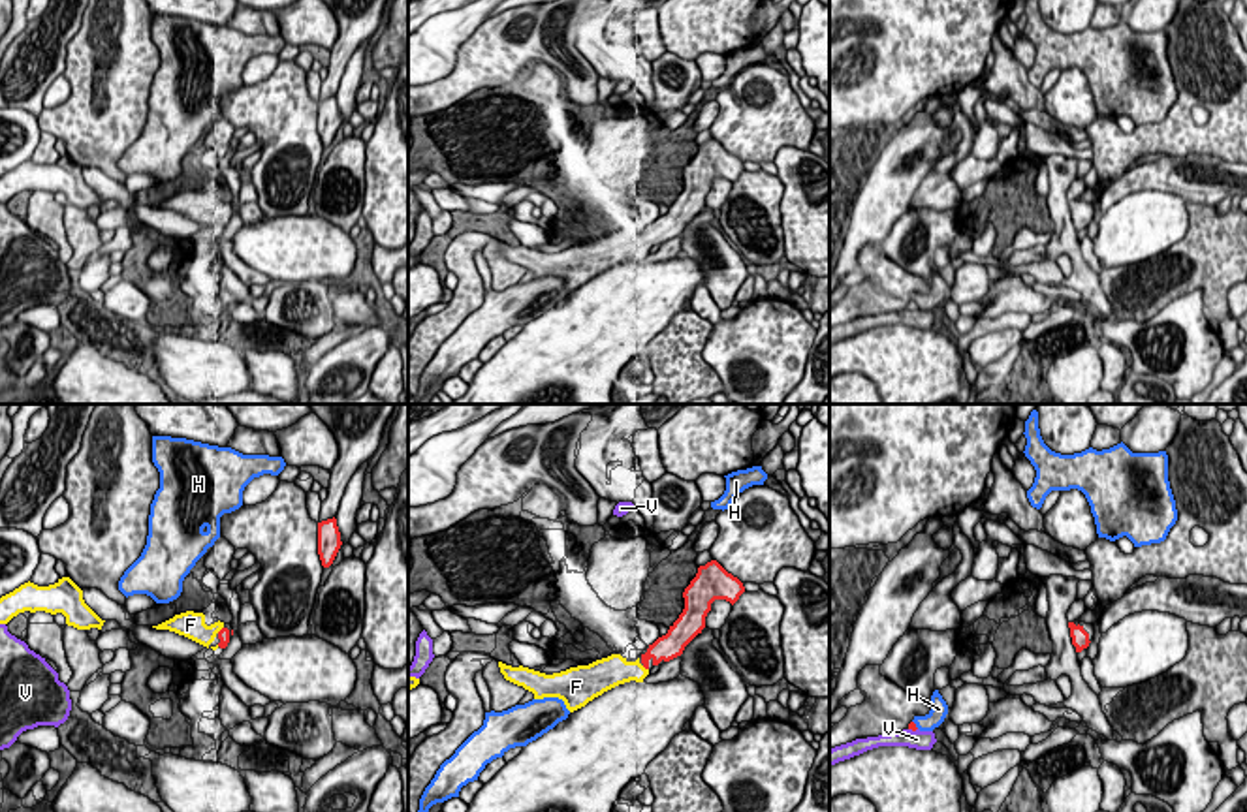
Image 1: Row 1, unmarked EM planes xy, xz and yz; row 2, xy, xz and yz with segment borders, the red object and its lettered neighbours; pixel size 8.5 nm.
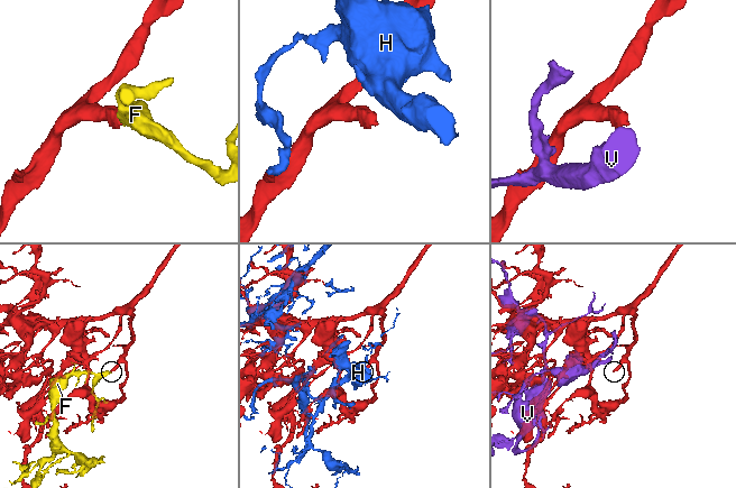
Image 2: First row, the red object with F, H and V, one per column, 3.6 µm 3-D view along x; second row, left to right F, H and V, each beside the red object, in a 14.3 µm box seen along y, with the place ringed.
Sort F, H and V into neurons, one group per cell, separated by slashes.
F / H / V

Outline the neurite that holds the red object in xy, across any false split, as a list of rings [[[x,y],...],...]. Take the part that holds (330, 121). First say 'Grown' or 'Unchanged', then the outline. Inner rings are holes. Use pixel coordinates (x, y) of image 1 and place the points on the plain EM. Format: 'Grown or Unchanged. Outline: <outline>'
Unchanged. Outline: [[[337,98],[318,102],[318,133],[324,147],[329,147],[340,128],[340,111]]]

